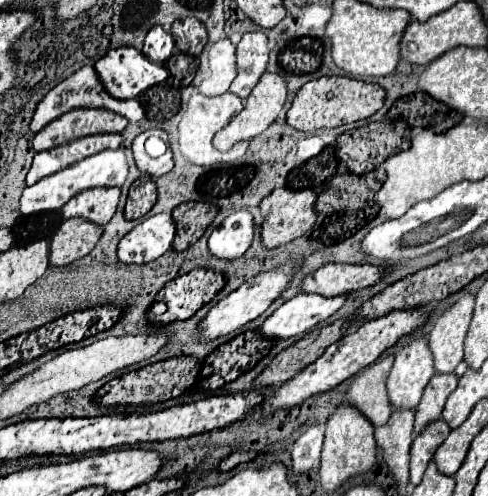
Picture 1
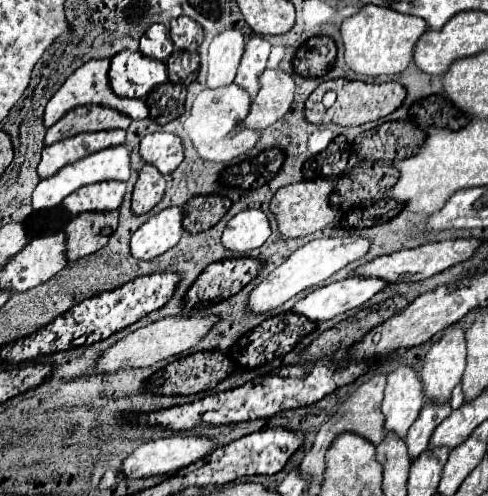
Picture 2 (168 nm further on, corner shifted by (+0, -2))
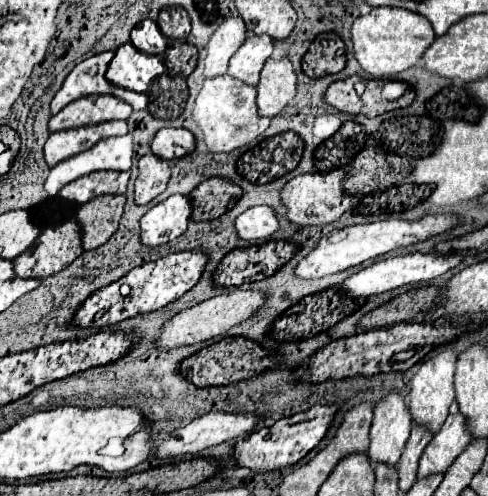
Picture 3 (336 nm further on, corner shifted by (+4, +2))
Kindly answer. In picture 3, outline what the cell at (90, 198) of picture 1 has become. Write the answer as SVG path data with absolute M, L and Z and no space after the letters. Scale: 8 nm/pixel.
M91 172L69 182L59 190L59 196L77 204L85 204L103 194L125 194L129 182L129 172Z

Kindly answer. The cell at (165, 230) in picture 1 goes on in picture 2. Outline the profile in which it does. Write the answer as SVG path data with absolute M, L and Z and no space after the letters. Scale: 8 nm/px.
M177 206L165 208L141 224L131 238L131 256L151 260L171 250L183 236L183 210Z

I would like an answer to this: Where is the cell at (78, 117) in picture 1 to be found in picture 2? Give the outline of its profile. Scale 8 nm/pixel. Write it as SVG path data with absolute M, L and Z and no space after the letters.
M79 106L71 112L67 112L59 122L55 122L53 128L45 134L45 146L51 146L55 142L61 142L69 136L77 136L81 132L99 132L99 130L113 130L121 128L127 130L131 124L131 118L103 106Z

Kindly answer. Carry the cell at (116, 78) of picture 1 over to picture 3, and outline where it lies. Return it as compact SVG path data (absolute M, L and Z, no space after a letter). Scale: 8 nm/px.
M123 44L117 48L115 58L109 64L107 80L115 86L147 92L149 84L165 72L163 56L147 56L141 54L133 44Z

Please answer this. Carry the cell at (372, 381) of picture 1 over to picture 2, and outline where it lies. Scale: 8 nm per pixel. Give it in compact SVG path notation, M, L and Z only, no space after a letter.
M379 374L379 376L373 376L369 378L367 382L363 382L341 406L339 410L319 428L317 436L315 436L315 442L311 446L311 450L305 454L303 462L301 462L301 472L305 472L309 478L317 476L317 480L323 480L323 456L325 456L325 450L329 448L329 442L333 442L333 438L341 432L355 432L355 434L361 434L363 438L367 438L369 442L373 442L375 446L385 438L385 418L383 418L383 412L381 412L381 402L383 402L383 388L385 388L385 376Z

